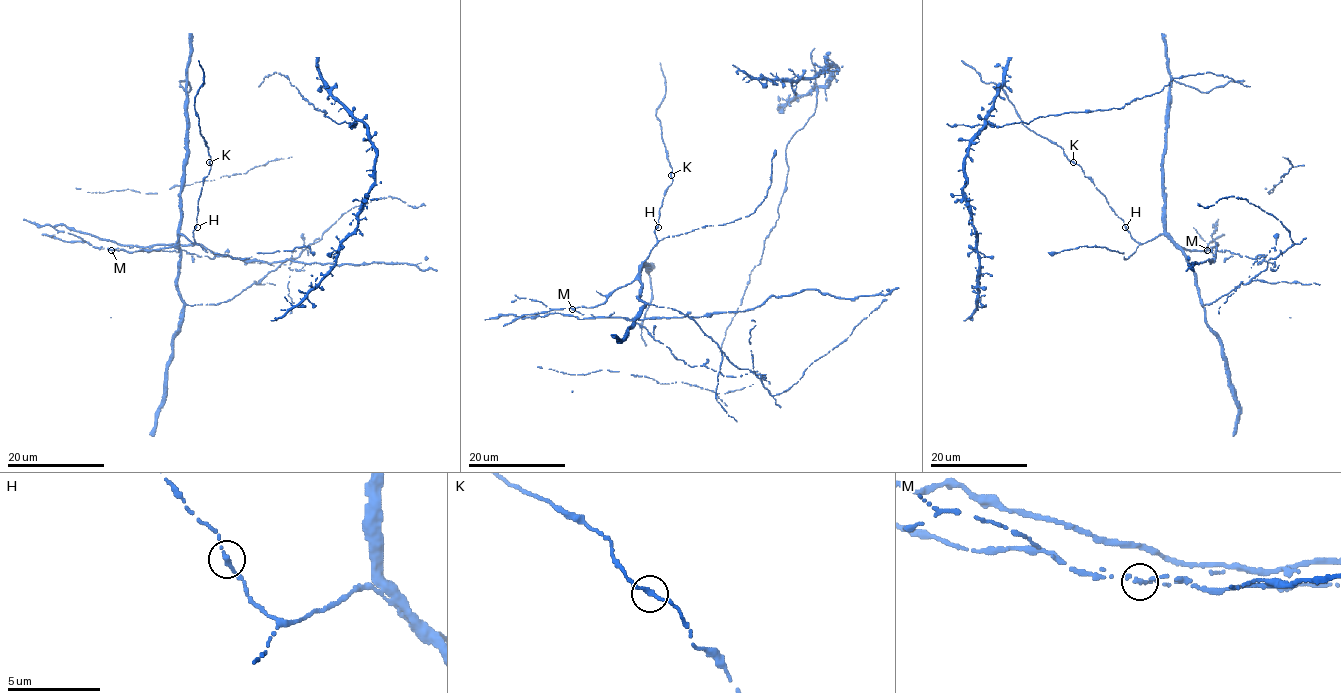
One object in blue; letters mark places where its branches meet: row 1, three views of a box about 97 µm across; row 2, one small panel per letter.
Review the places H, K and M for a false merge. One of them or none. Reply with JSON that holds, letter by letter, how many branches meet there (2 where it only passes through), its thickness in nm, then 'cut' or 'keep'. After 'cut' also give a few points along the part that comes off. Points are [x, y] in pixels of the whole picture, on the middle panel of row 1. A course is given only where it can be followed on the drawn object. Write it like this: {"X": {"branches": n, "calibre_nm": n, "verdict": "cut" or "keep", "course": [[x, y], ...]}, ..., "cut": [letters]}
{"H": {"branches": 2, "calibre_nm": 220, "verdict": "keep"}, "K": {"branches": 2, "calibre_nm": 220, "verdict": "keep"}, "M": {"branches": 2, "calibre_nm": 220, "verdict": "cut"}, "cut": ["M"]}

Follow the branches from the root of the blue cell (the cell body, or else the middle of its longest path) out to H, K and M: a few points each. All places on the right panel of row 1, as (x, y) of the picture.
H: (1093, 246), (1123, 252), (1124, 259), (1128, 259), (1139, 244), (1125, 227)
K: (1093, 246), (1123, 252), (1124, 259), (1128, 259), (1139, 244), (1106, 198), (1073, 162)
M: (1093, 246), (1123, 252), (1124, 259), (1128, 259), (1140, 244), (1163, 234), (1181, 248), (1207, 250)

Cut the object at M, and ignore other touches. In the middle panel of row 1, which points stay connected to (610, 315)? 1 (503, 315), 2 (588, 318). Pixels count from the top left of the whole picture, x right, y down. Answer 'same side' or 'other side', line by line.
1: same side
2: same side

